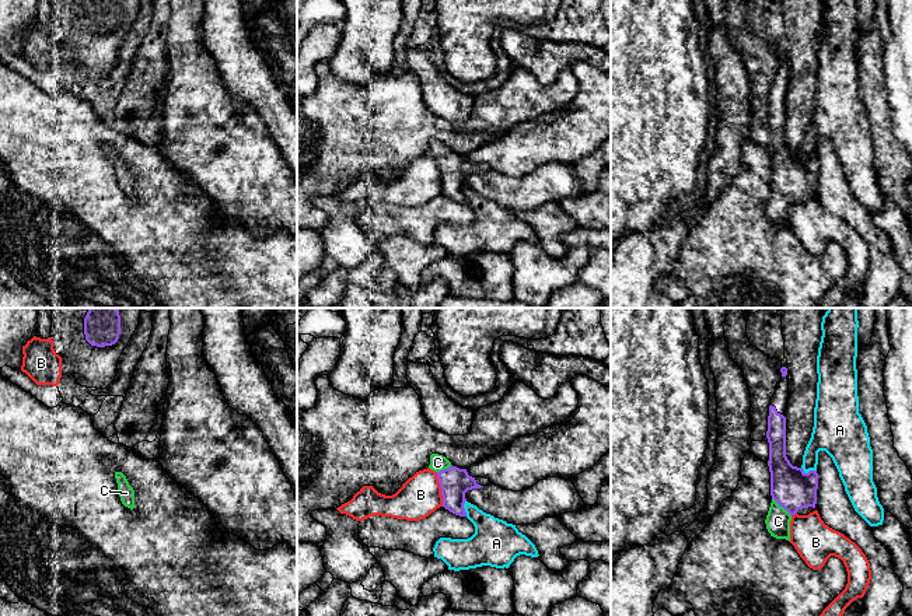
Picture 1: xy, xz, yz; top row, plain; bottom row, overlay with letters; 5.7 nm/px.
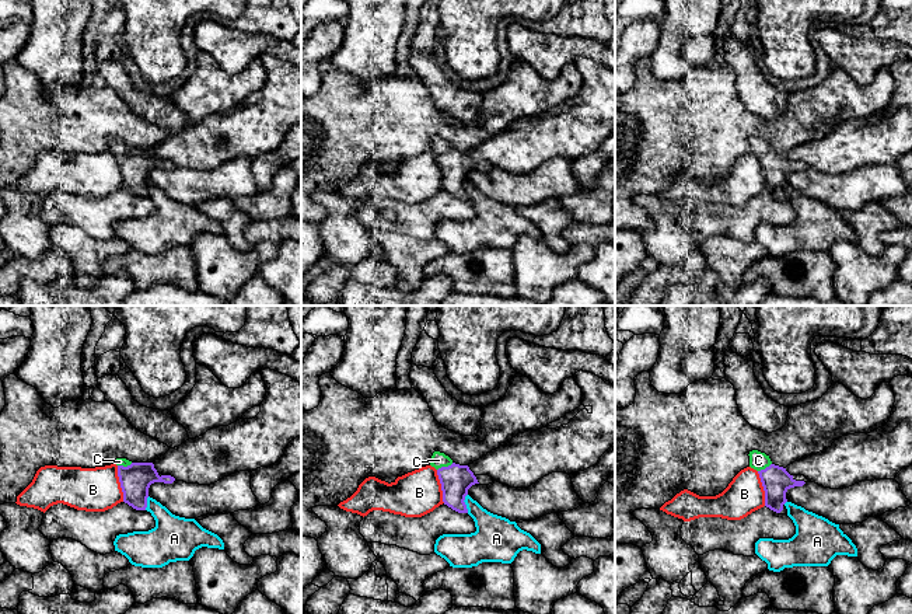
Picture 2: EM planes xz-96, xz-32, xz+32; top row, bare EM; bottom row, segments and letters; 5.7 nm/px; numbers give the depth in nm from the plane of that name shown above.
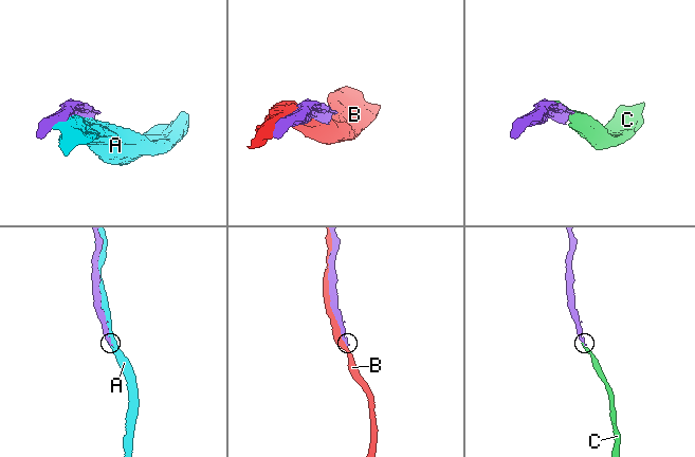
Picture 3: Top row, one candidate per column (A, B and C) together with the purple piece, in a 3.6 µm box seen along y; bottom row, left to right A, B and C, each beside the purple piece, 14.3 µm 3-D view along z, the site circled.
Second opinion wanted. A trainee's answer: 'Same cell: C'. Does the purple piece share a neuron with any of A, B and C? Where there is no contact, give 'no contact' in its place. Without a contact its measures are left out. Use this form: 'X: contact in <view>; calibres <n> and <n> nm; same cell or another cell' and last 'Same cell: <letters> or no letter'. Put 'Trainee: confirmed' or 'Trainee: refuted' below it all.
A: contact in yz; calibres 240 and 200 nm; another cell
B: contact in xz; calibres 170 and 240 nm; another cell
C: contact in yz; calibres 240 and 140 nm; same cell
Same cell: C
Trainee: confirmed

